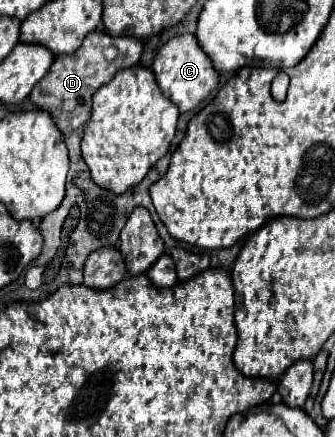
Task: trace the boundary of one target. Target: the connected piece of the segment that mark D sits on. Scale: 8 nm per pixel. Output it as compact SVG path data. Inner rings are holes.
M94 30L90 32L82 46L72 54L56 56L46 78L42 78L34 90L30 92L30 100L42 108L48 110L54 116L54 122L60 126L62 132L76 130L78 126L86 124L90 120L90 106L92 106L92 94L106 84L114 74L122 68L134 66L140 60L142 54L142 40L136 36L110 36L108 32ZM106 48L116 48L114 58L106 56Z

